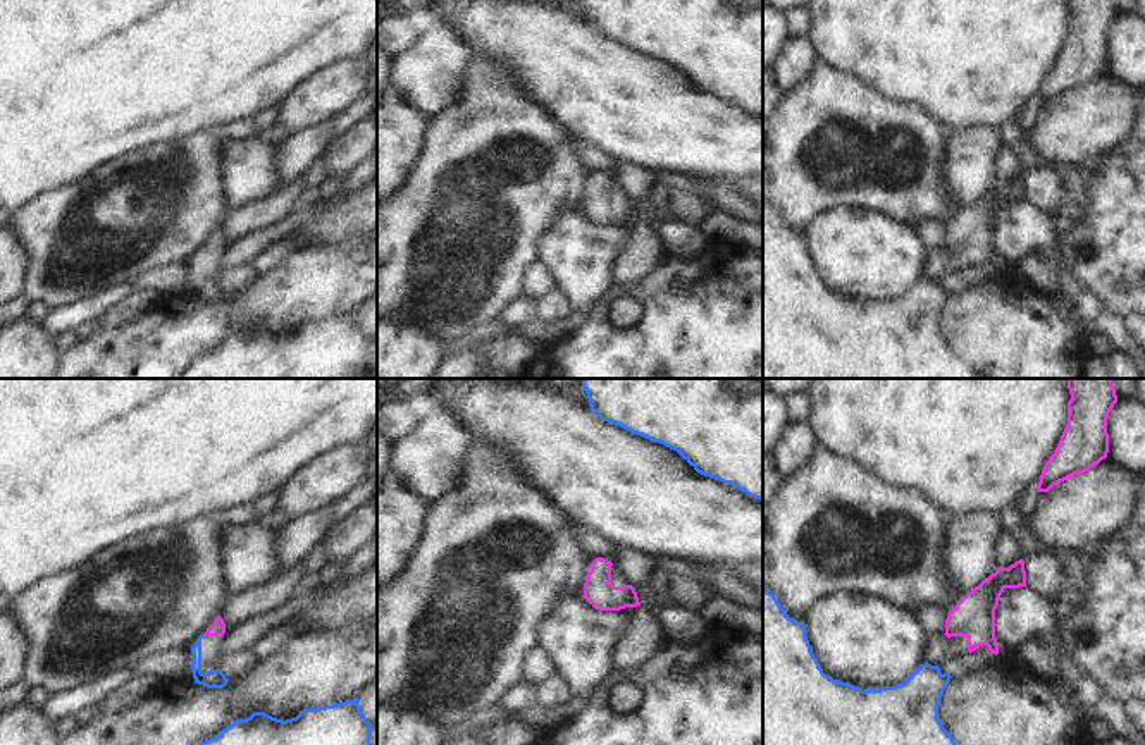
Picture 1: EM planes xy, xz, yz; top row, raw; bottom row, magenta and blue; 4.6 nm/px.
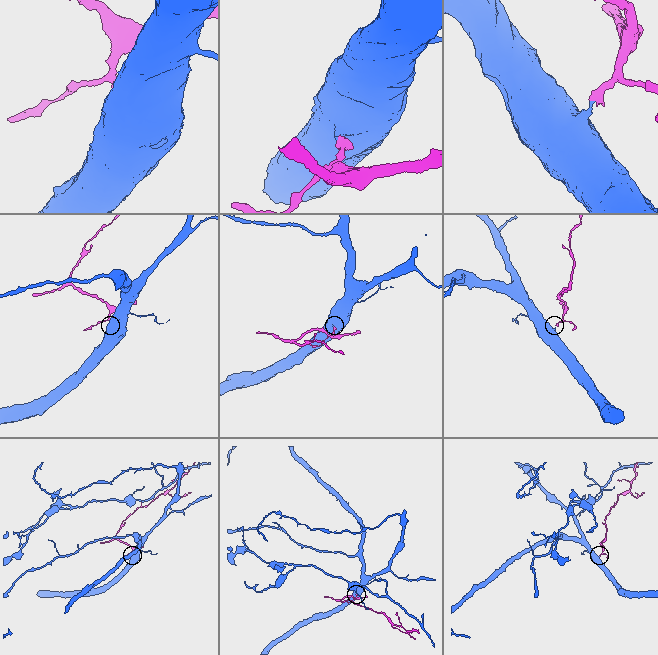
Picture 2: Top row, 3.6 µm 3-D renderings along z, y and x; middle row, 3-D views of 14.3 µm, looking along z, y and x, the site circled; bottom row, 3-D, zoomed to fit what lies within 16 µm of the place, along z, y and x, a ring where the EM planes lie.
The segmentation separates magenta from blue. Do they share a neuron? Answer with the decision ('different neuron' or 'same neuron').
same neuron

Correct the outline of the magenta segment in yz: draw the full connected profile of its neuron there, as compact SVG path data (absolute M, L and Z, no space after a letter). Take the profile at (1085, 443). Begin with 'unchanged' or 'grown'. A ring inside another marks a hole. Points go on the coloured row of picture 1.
unchanged | M1068 379L1068 425L1043 466L1037 492L1088 471L1109 453L1107 416L1117 403L1112 379Z

